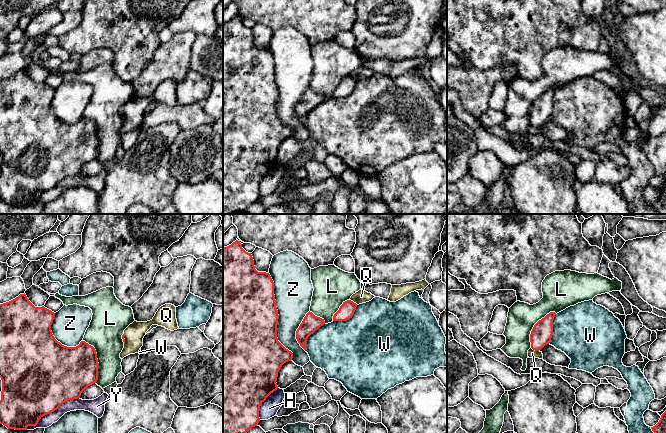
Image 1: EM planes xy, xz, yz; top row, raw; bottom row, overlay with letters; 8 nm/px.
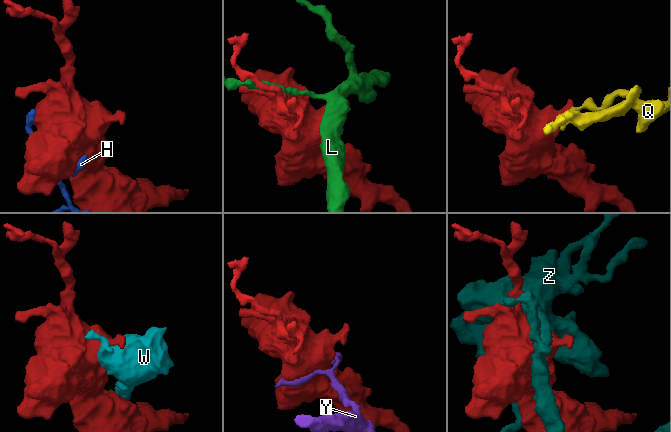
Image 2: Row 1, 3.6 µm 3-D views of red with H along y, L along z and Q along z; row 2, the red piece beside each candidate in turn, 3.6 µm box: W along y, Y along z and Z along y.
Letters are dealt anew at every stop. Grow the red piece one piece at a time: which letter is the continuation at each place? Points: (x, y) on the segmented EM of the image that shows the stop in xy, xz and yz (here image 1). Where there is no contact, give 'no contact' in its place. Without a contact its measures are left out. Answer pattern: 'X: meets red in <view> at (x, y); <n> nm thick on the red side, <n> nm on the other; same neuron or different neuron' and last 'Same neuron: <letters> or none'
H: meets red in xz at (261, 403); 500 nm thick on the red side, 140 nm on the other; different neuron
L: meets red in xy at (97, 360); 400 nm thick on the red side, 280 nm on the other; different neuron
Q: meets red in yz at (535, 350); 170 nm thick on the red side, 70 nm on the other; different neuron
W: meets red in xz at (347, 319); 120 nm thick on the red side, 500 nm on the other; different neuron
Y: meets red in xy at (51, 412); 500 nm thick on the red side, 100 nm on the other; different neuron
Z: meets red in xz at (278, 317); 500 nm thick on the red side, 320 nm on the other; different neuron
Same neuron: none

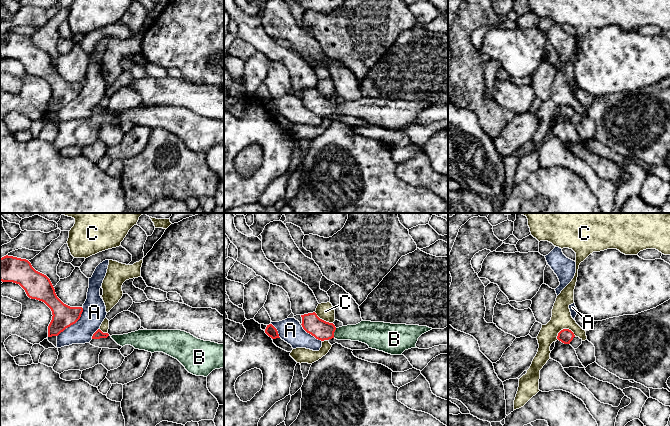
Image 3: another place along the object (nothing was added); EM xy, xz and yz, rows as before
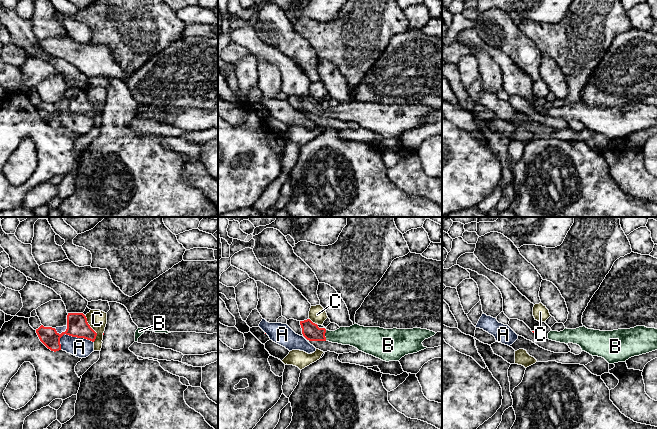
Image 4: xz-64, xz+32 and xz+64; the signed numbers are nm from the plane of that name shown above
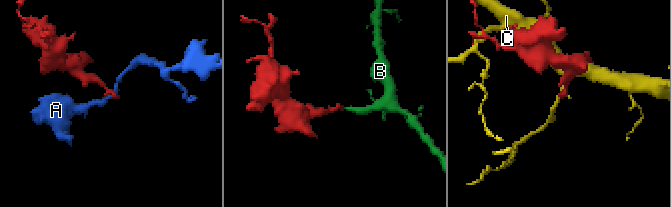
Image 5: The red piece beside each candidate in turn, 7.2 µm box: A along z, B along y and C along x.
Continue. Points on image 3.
A: meets red in xy at (73, 323); 180 nm thick on the red side, 190 nm on the other; different neuron
B: meets red in xz at (333, 333); 160 nm thick on the red side, 170 nm on the other; same neuron
C: meets red in yz at (564, 329); 110 nm thick on the red side, 160 nm on the other; different neuron
Same neuron: B

